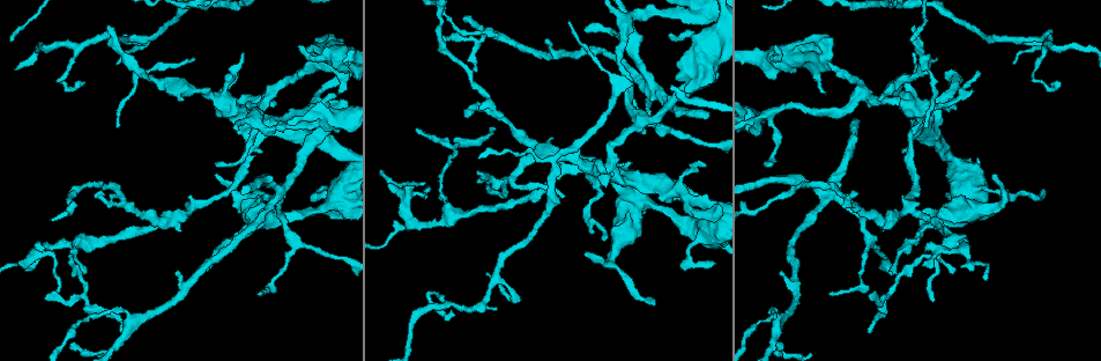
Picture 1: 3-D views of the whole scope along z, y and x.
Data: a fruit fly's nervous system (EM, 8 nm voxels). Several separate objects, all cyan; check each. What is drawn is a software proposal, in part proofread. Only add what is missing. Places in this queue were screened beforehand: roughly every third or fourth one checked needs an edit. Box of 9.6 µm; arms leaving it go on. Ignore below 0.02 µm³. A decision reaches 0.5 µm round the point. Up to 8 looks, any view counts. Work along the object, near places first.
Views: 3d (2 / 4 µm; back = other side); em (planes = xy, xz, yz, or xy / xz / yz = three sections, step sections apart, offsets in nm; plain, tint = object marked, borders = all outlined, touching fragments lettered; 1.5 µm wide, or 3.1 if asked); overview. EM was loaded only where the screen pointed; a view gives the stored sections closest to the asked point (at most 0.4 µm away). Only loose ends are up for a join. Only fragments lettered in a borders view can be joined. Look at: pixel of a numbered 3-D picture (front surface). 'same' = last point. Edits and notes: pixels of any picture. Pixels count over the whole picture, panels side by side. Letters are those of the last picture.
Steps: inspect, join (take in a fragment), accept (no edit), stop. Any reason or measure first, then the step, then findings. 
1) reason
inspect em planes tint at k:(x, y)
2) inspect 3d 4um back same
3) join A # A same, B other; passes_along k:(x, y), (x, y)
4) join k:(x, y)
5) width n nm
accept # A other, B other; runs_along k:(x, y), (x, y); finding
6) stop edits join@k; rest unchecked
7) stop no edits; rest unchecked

thin end
inspect 3d 4um at 1:(46, 300)

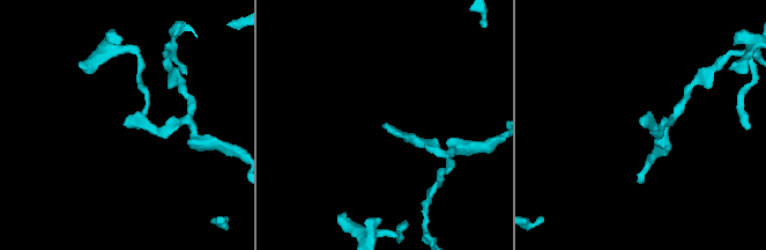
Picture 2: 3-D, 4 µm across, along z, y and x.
inspect em xz step 4 borders at 2:(643, 124)

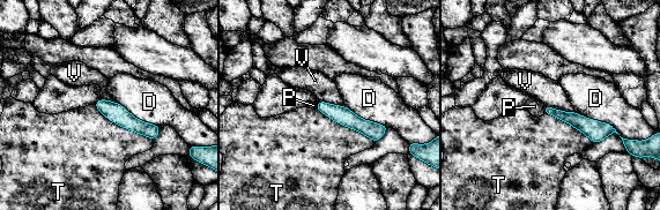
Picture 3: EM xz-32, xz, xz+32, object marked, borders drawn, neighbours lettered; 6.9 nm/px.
inspect em planes borders same

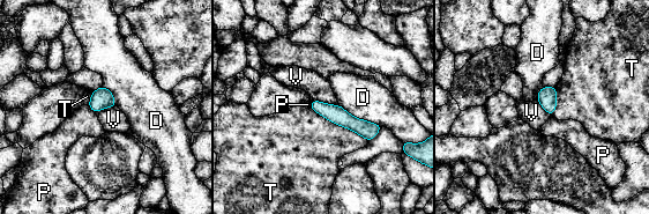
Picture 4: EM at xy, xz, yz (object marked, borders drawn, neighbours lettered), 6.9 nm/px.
width 130 nm
accept # D other, P other, T other, V other; border 4:(311, 100), (338, 105); no lettered fragment goes on from it

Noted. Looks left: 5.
an open end
inspect em planes borders at 1:(708, 115)

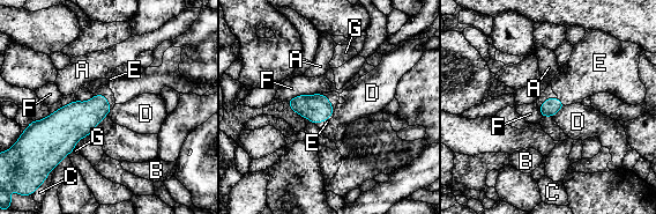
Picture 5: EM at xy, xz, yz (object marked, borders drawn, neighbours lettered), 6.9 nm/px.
join E # A other, B other, C other, D other, E same, F other, G other; it goes on there

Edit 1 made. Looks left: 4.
inspect overview

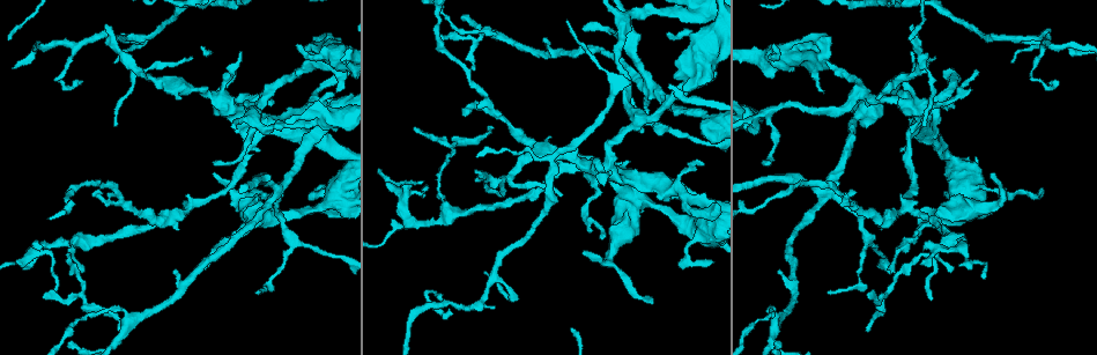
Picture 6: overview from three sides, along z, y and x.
free end
inspect em planes borders at 6:(911, 24)

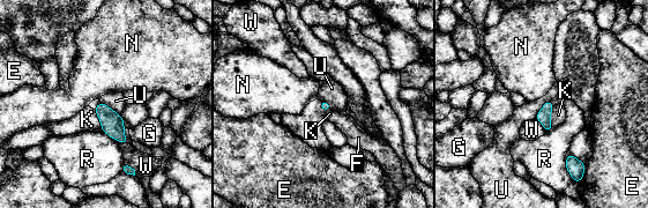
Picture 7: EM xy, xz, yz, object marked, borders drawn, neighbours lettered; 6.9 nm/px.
accept # E other, F other, G other, K other, N other, R other, U other, W other; no lettered fragment goes on from it

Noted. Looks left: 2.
stop edits join@5; rest unchecked

